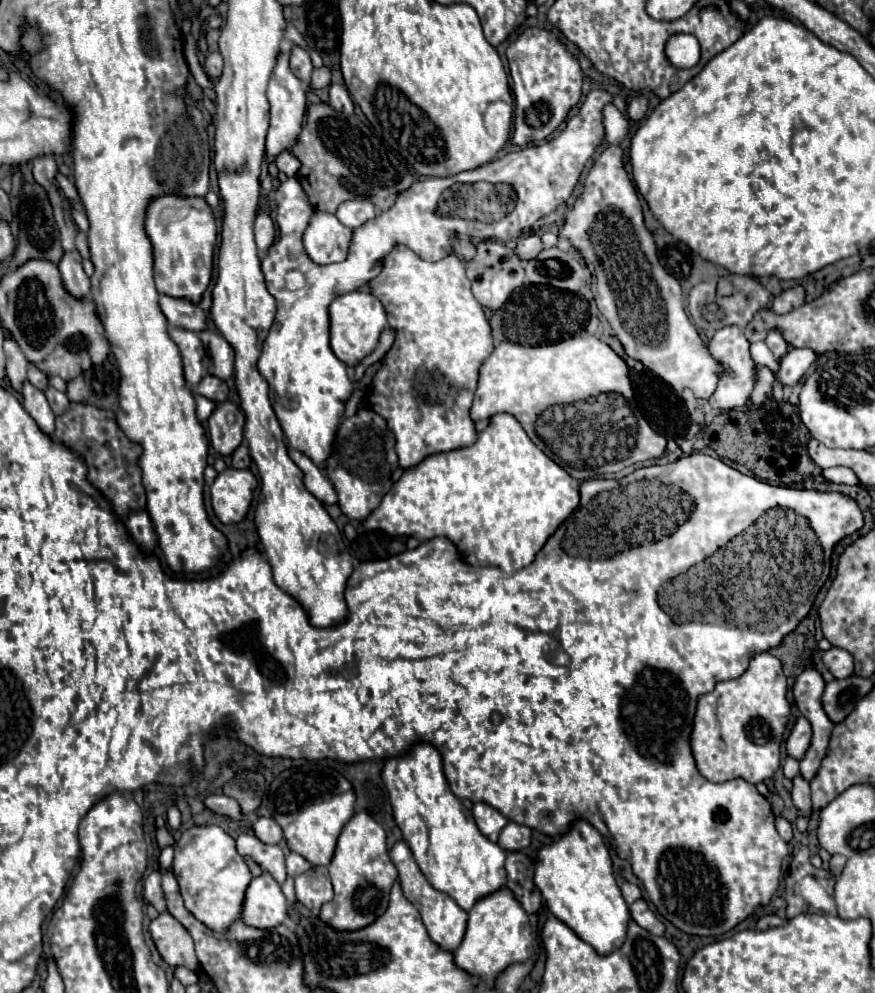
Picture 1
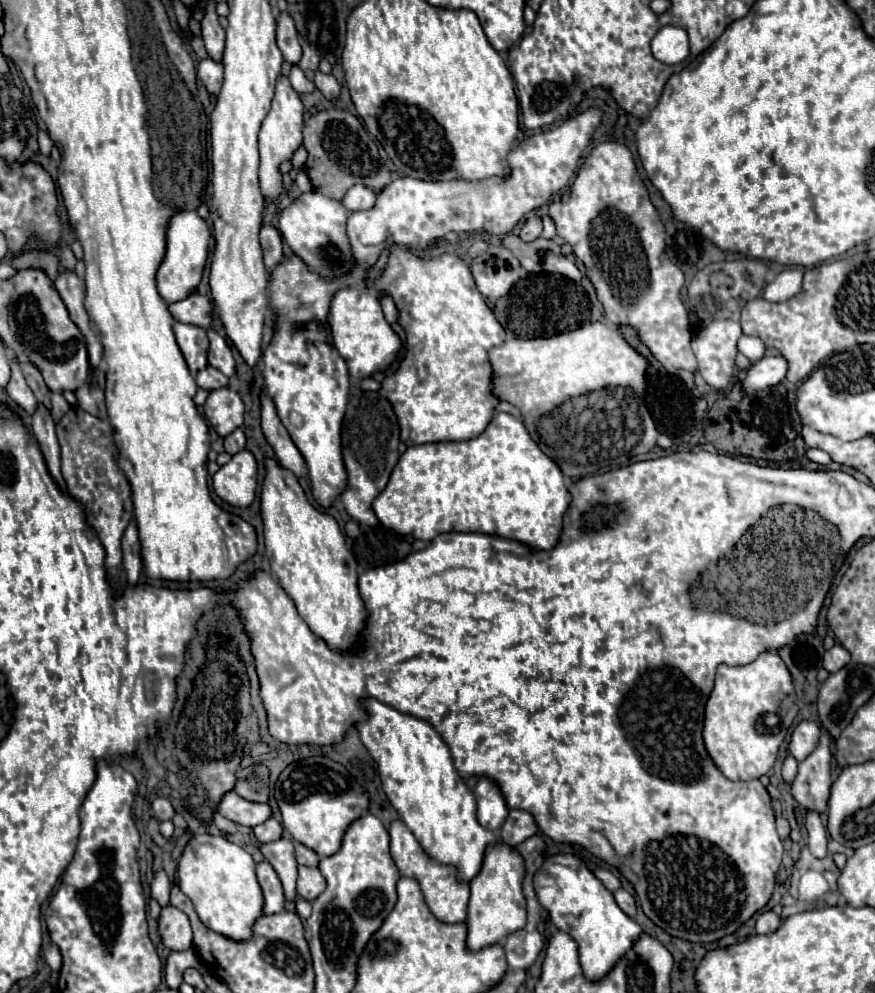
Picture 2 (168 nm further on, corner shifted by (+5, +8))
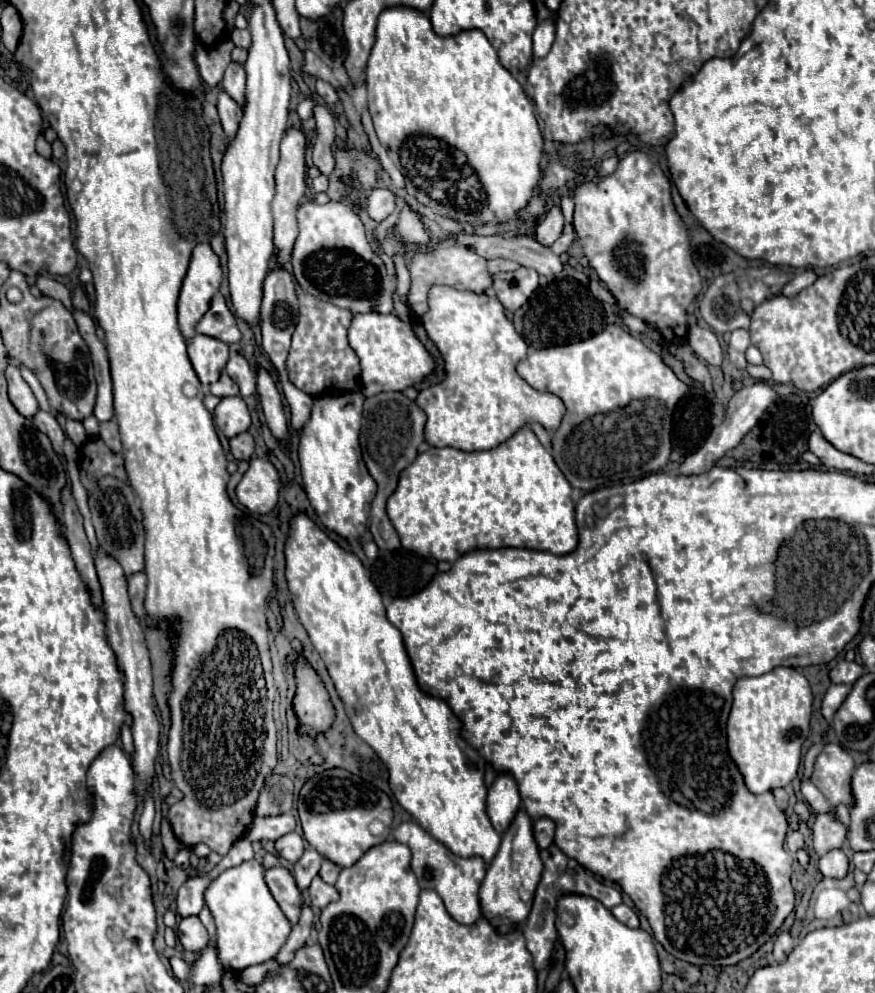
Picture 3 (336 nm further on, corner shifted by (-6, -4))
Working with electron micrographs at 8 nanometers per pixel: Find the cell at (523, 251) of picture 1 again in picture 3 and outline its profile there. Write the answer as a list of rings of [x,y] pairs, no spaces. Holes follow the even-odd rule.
[[[552,206],[536,228],[536,240],[544,246],[552,246],[552,242],[556,242],[562,236],[562,228],[564,228],[562,210],[560,206]]]

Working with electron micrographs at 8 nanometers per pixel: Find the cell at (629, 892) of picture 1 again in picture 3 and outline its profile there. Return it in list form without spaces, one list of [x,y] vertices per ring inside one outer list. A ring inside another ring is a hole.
[[[550,846],[546,850],[540,852],[542,854],[542,862],[544,862],[544,872],[542,872],[542,880],[536,888],[536,898],[534,898],[534,906],[530,910],[530,916],[524,924],[524,936],[526,936],[526,946],[534,956],[534,964],[536,968],[544,968],[548,958],[551,958],[554,944],[558,939],[557,930],[555,927],[556,920],[556,902],[560,896],[564,894],[580,894],[580,896],[590,896],[598,902],[602,902],[608,910],[618,906],[622,902],[622,896],[616,888],[612,888],[606,882],[600,882],[598,878],[594,878],[592,872],[584,870],[576,860],[568,858],[558,846]]]

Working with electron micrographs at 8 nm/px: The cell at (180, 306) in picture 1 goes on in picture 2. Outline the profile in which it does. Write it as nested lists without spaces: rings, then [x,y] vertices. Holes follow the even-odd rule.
[[[197,292],[189,294],[185,300],[169,304],[169,312],[175,320],[193,324],[193,326],[201,326],[201,328],[211,326],[211,310],[213,310],[211,302]]]

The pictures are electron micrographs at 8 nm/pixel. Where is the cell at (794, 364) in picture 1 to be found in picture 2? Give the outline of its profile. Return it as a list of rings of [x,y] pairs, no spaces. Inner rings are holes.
[[[767,354],[753,362],[753,366],[747,370],[743,388],[745,392],[759,392],[763,388],[777,386],[787,378],[787,370],[789,362],[781,354]]]

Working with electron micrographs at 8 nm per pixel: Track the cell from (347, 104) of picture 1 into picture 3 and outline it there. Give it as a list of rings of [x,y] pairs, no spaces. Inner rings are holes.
[[[316,80],[316,94],[328,104],[328,106],[334,106],[338,102],[338,92],[324,80]]]

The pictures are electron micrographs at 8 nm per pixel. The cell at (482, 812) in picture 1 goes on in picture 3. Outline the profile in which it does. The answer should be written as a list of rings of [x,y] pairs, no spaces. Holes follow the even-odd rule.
[[[500,774],[488,788],[486,796],[486,812],[498,834],[504,834],[508,830],[520,806],[522,800],[518,794],[516,780],[510,774]]]

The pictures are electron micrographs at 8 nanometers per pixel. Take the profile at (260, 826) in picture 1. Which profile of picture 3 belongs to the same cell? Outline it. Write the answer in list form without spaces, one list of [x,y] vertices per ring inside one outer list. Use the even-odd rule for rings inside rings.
[[[290,832],[290,834],[276,840],[276,850],[284,860],[294,864],[304,854],[304,838],[296,832]]]

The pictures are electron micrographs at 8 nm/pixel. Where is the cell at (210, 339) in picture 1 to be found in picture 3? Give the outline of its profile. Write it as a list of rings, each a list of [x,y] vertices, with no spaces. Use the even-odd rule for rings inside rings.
[[[232,352],[232,358],[226,366],[226,374],[230,374],[230,378],[238,384],[242,398],[256,394],[256,376],[242,354]]]

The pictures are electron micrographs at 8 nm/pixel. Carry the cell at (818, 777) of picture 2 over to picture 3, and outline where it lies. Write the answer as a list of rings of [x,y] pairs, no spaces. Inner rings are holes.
[[[832,810],[830,814],[816,816],[814,826],[812,826],[812,836],[814,836],[814,852],[818,856],[824,856],[826,852],[834,848],[842,848],[846,840],[846,828],[838,822]]]

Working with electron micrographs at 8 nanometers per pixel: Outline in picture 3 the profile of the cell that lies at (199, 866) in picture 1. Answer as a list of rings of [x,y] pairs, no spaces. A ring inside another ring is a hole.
[[[248,860],[242,862],[240,866],[228,868],[224,870],[204,892],[206,898],[206,906],[210,908],[214,920],[216,920],[216,942],[218,942],[218,960],[224,966],[224,970],[228,972],[240,972],[248,966],[256,966],[262,962],[272,960],[278,950],[286,944],[286,938],[292,930],[292,924],[288,922],[288,918],[282,914],[280,906],[276,904],[276,900],[272,898],[266,882],[264,882],[264,874],[262,874],[262,864],[257,860]]]

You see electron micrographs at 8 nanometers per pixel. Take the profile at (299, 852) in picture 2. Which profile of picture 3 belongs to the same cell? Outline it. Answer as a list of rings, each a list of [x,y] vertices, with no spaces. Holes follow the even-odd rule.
[[[324,860],[322,862],[322,868],[320,868],[320,878],[326,882],[326,884],[334,884],[336,878],[340,874],[340,866],[334,864],[332,860]]]

